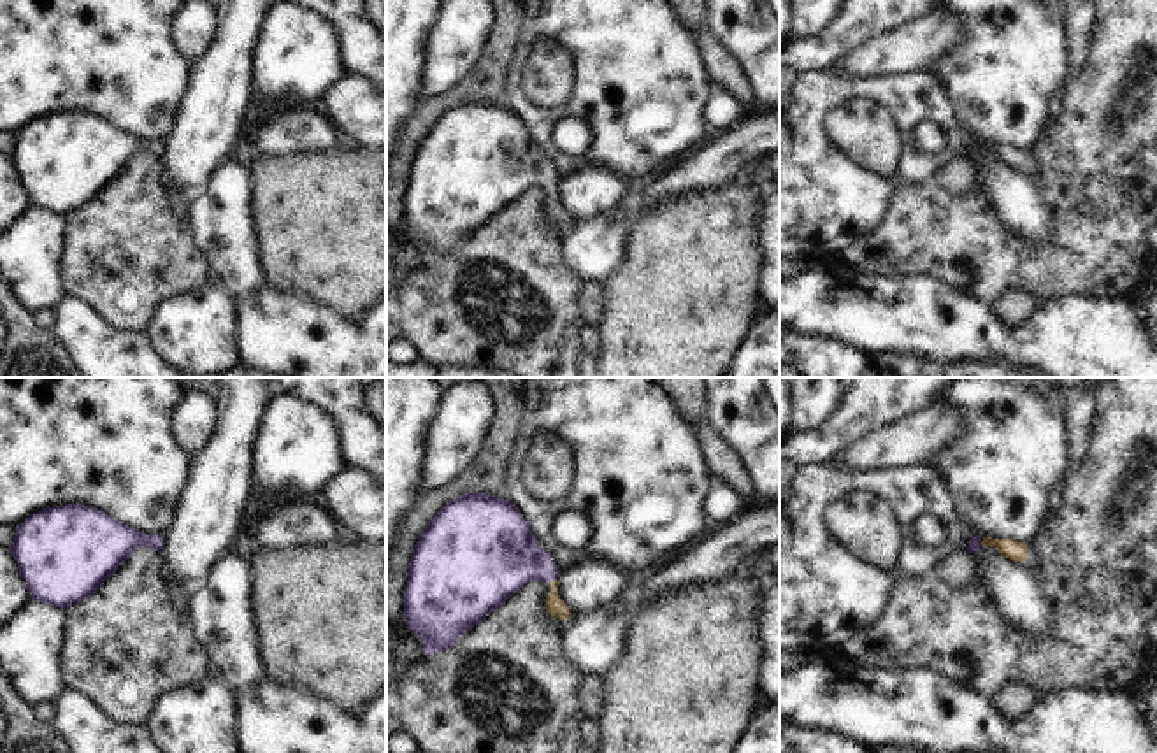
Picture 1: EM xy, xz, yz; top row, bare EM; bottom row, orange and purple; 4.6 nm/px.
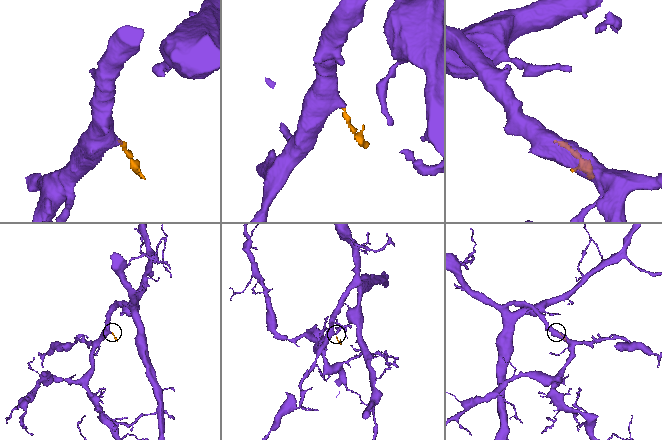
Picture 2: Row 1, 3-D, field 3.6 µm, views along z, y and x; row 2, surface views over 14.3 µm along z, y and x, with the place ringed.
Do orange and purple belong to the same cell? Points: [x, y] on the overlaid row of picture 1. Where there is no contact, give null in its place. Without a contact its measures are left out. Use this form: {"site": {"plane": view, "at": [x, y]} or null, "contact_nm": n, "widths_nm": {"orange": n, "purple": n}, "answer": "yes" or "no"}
{"site": {"plane": "xz", "at": [552, 581]}, "contact_nm": 50, "widths_nm": {"orange": 90, "purple": 320}, "answer": "yes"}

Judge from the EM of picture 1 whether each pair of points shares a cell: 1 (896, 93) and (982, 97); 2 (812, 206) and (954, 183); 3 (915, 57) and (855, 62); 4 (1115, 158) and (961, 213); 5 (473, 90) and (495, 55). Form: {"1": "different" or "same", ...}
{"1": "different", "2": "different", "3": "same", "4": "same", "5": "same"}

